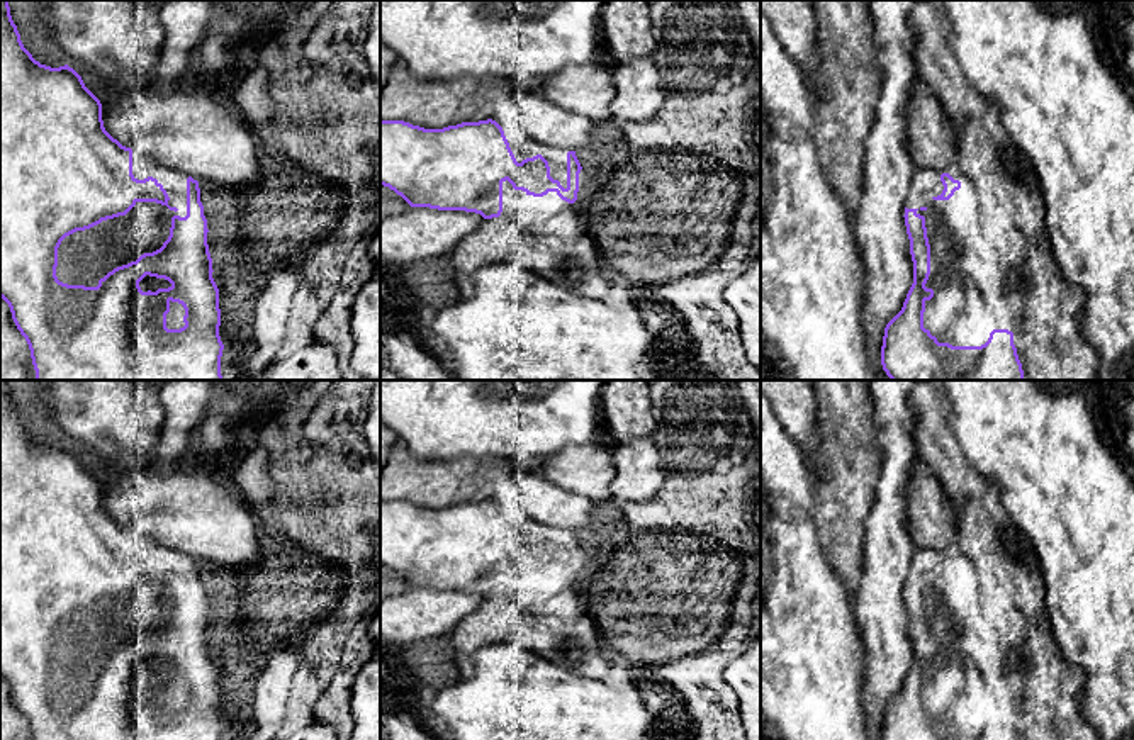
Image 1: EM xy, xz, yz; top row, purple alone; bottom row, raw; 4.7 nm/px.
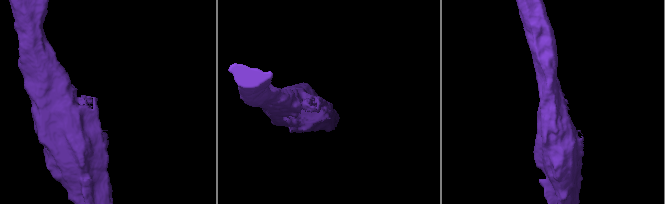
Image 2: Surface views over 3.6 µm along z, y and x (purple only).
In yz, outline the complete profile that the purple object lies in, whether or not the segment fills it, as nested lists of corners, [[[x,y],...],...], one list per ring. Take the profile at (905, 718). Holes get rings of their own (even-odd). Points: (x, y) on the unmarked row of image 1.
[[[956,543],[946,550],[917,550],[913,553],[903,596],[913,642],[913,664],[901,691],[884,708],[881,740],[1019,740],[1013,713],[1008,709],[993,709],[981,726],[952,726],[939,723],[923,708],[925,682],[934,677],[934,670],[925,667],[930,655],[930,630],[937,625],[952,625],[959,633],[968,630],[968,618],[980,611],[980,596],[978,574]]]

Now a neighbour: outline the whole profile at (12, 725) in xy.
[[[0,677],[0,740],[32,740],[25,718],[17,709],[8,684]]]

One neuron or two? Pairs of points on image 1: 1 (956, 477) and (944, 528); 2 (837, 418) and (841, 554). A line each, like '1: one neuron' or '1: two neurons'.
1: two neurons
2: one neuron

